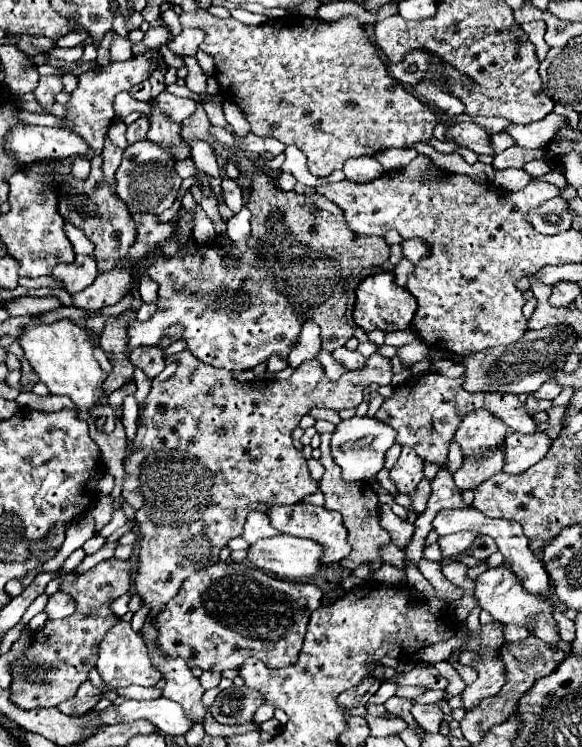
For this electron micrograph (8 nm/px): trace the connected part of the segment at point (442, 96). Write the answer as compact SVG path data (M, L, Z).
M420 84L418 88L414 88L414 92L416 92L418 96L424 96L424 100L432 102L434 106L438 106L440 112L444 112L444 114L448 114L448 116L464 114L464 106L462 106L460 98L454 98L454 96L450 96L448 92L436 90L436 88L430 86L430 84Z

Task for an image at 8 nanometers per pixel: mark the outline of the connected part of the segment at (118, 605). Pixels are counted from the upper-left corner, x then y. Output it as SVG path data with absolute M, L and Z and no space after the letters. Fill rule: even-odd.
M124 594L124 596L116 598L116 602L110 604L110 610L112 610L112 614L114 614L116 618L122 618L122 616L128 612L128 600L130 600L130 596L132 596L132 594Z

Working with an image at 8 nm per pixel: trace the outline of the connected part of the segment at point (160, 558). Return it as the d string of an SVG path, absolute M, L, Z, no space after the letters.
M182 350L168 356L166 368L152 380L150 394L146 396L140 414L136 438L132 440L132 450L124 458L122 498L136 510L134 522L140 532L134 588L142 600L142 606L150 610L142 628L142 638L148 646L154 668L162 674L166 682L162 696L182 704L182 708L194 722L202 722L206 714L206 708L200 700L204 688L200 680L194 678L192 670L186 666L184 660L170 660L168 654L160 650L160 646L156 644L158 626L154 624L154 618L178 594L180 584L192 574L192 568L202 570L218 562L218 554L228 544L228 540L242 534L248 512L258 510L268 514L272 506L298 504L306 496L318 492L318 482L314 482L314 478L310 476L306 458L292 446L290 438L300 418L312 406L337 412L344 408L356 408L364 400L366 386L370 386L372 382L376 382L378 386L390 384L390 372L390 360L380 354L372 354L362 370L346 372L336 382L324 376L324 370L316 360L306 360L304 364L300 364L288 380L238 382L228 370L204 364L194 358L190 350Z

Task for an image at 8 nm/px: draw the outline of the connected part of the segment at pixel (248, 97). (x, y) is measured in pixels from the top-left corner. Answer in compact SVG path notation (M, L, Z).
M194 10L180 14L180 22L182 26L198 26L206 32L200 50L216 62L220 96L240 106L254 134L274 136L284 144L298 146L308 158L308 170L314 176L322 178L332 170L340 170L348 158L376 156L388 148L412 148L418 142L428 144L434 126L440 124L440 112L436 108L416 100L388 74L380 58L374 56L372 44L358 34L362 24L352 16L340 18L334 24L320 18L284 16L260 26L242 26L234 18L220 20L208 10Z

